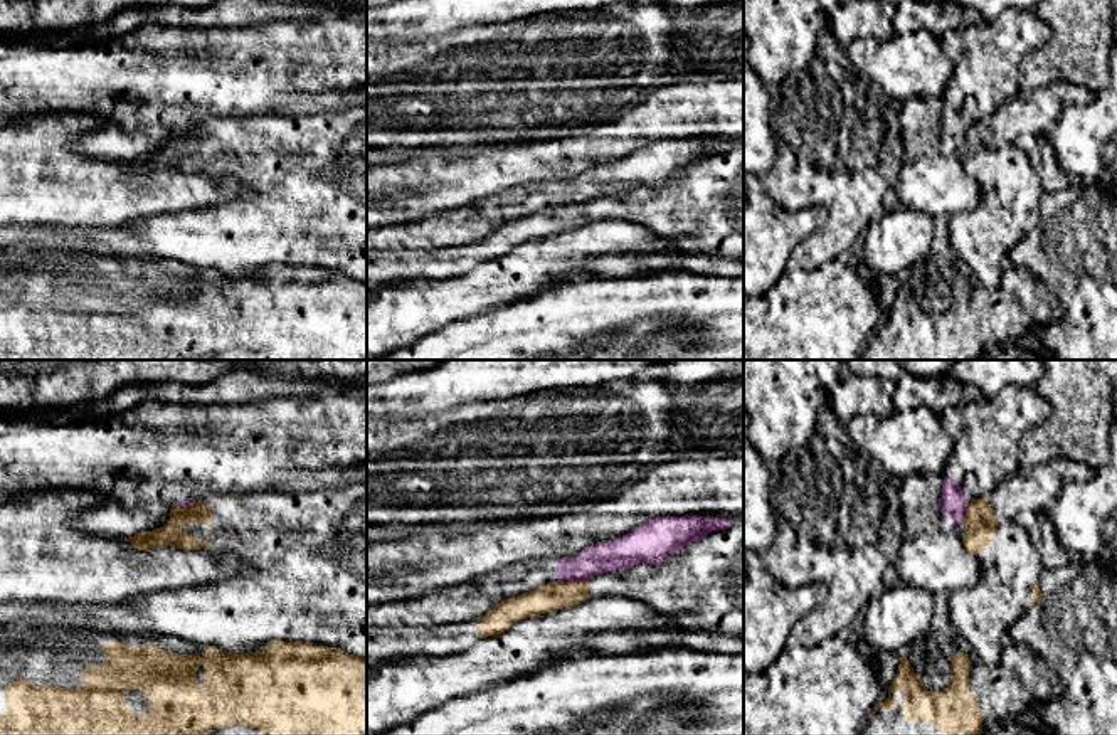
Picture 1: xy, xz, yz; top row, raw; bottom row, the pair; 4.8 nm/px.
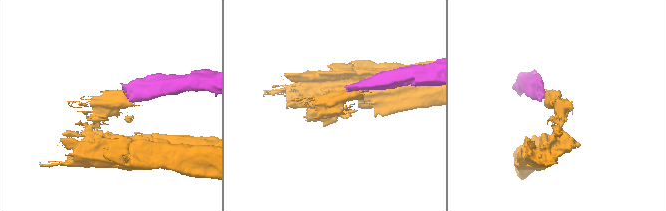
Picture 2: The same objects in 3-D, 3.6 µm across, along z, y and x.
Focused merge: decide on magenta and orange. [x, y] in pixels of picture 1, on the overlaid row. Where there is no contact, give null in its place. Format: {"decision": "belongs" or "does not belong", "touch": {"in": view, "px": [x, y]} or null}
{"decision": "does not belong", "touch": {"in": "xz", "px": [572, 581]}}

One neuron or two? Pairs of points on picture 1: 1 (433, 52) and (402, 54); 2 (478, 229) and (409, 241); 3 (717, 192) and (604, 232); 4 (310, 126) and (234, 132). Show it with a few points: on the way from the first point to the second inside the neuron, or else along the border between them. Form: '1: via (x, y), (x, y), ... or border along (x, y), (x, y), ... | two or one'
1: via (426, 54), (409, 54) | one
2: via (461, 232), (433, 232), (426, 236) | one
3: border along (594, 221), (635, 221), (668, 243) | two
4: via (291, 132), (253, 132) | one

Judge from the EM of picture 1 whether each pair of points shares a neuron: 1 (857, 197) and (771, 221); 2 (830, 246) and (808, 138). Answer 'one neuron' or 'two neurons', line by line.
1: two neurons
2: one neuron

